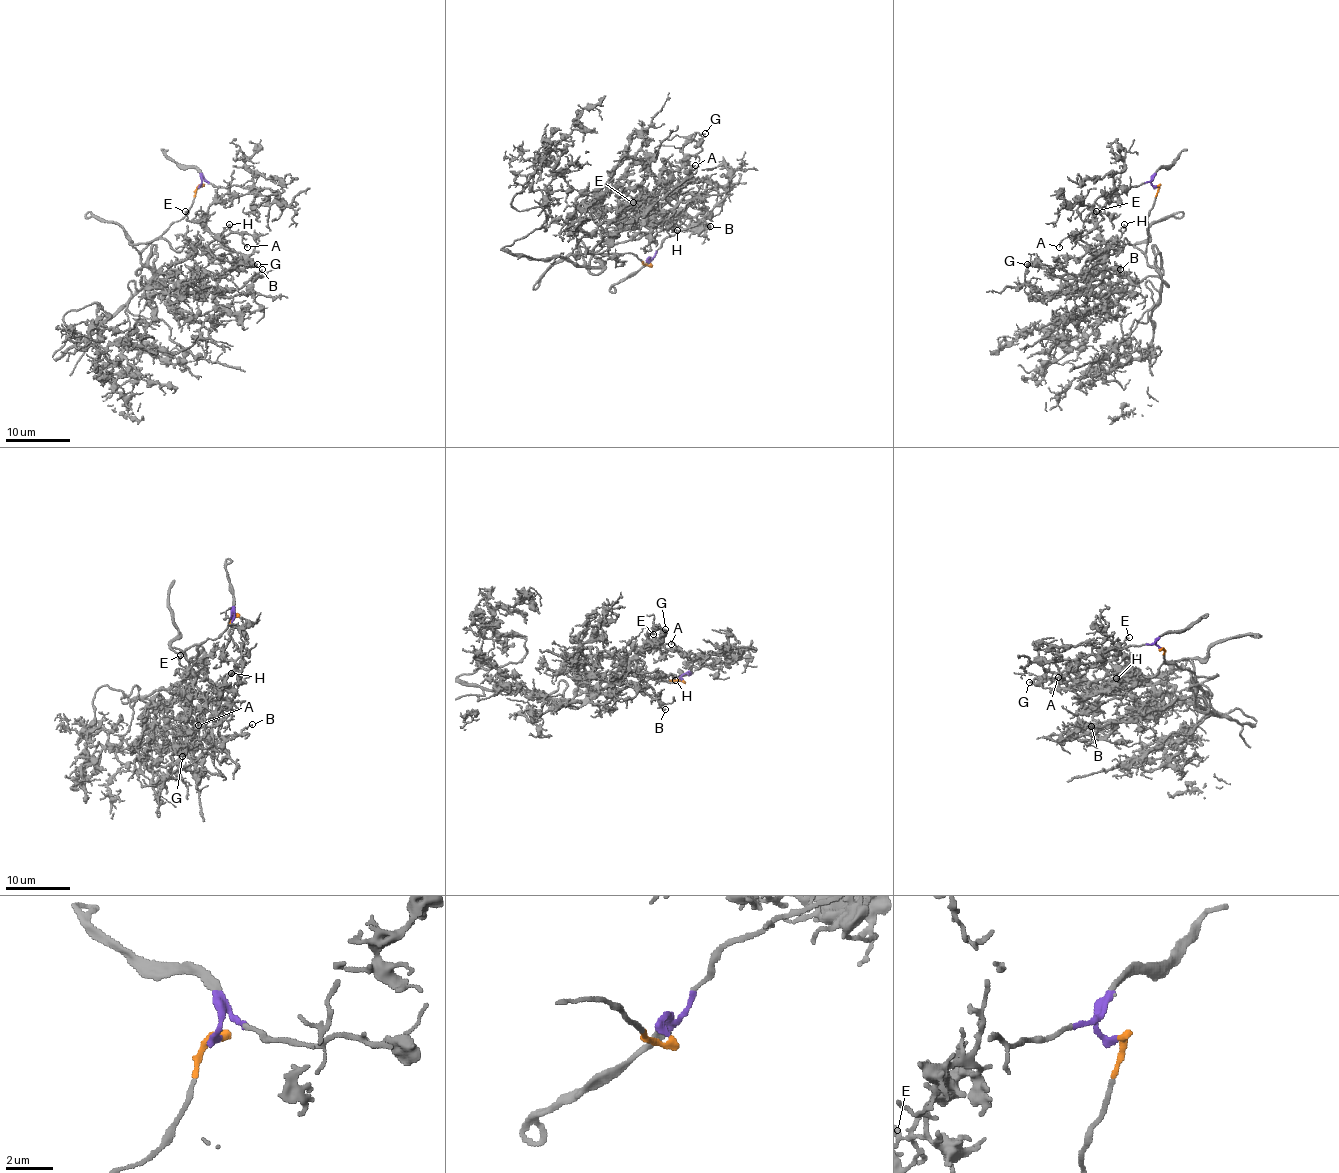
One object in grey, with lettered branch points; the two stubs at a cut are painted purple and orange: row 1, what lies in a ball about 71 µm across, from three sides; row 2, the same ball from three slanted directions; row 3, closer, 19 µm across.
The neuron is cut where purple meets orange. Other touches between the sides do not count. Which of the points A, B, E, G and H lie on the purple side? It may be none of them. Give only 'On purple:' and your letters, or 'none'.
On purple: none

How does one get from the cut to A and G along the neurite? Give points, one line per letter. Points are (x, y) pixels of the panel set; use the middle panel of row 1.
A: (650, 262), (631, 253), (592, 253), (582, 240), (619, 230), (663, 186), (683, 186), (695, 165)
G: (650, 262), (631, 253), (592, 253), (582, 240), (619, 230), (700, 149), (705, 133)

